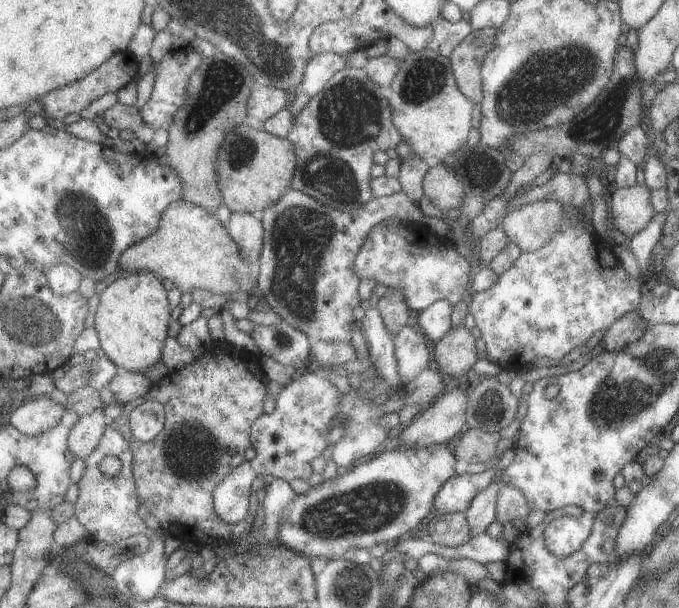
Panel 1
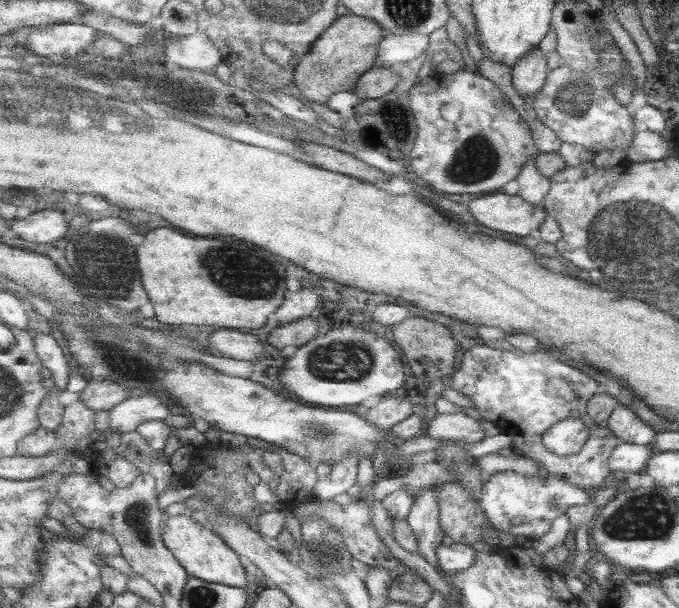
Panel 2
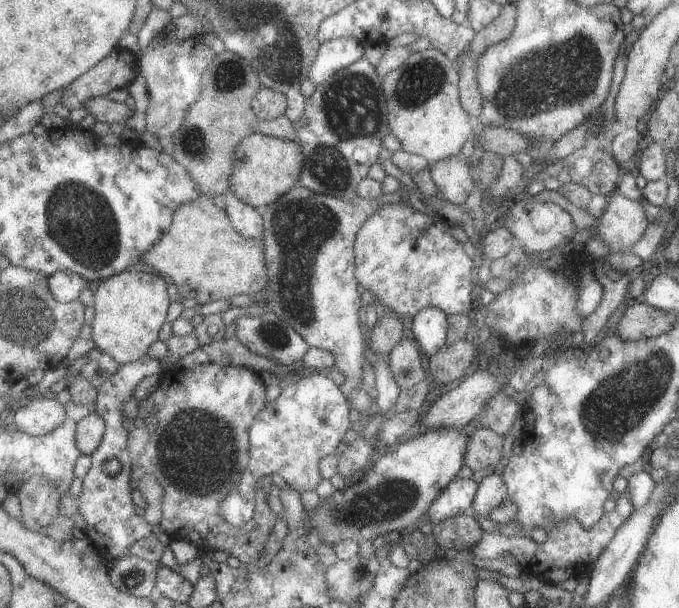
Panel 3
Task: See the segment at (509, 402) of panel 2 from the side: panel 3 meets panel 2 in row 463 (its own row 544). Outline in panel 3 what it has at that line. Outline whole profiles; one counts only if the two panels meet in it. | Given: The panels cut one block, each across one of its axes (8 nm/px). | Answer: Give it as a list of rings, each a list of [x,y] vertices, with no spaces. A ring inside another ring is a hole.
[[[623,492],[621,498],[617,500],[617,506],[611,512],[607,512],[603,516],[603,520],[597,526],[593,526],[591,530],[583,528],[583,524],[575,516],[563,518],[561,522],[555,524],[553,530],[547,530],[547,540],[543,544],[539,544],[535,558],[527,564],[527,568],[523,568],[525,574],[541,578],[543,584],[555,584],[555,586],[563,584],[569,578],[579,578],[583,574],[589,574],[591,568],[595,566],[597,558],[607,550],[607,546],[615,538],[617,530],[621,528],[621,524],[625,524],[629,520],[629,516],[635,512],[635,508],[637,506],[633,504],[631,494]]]

